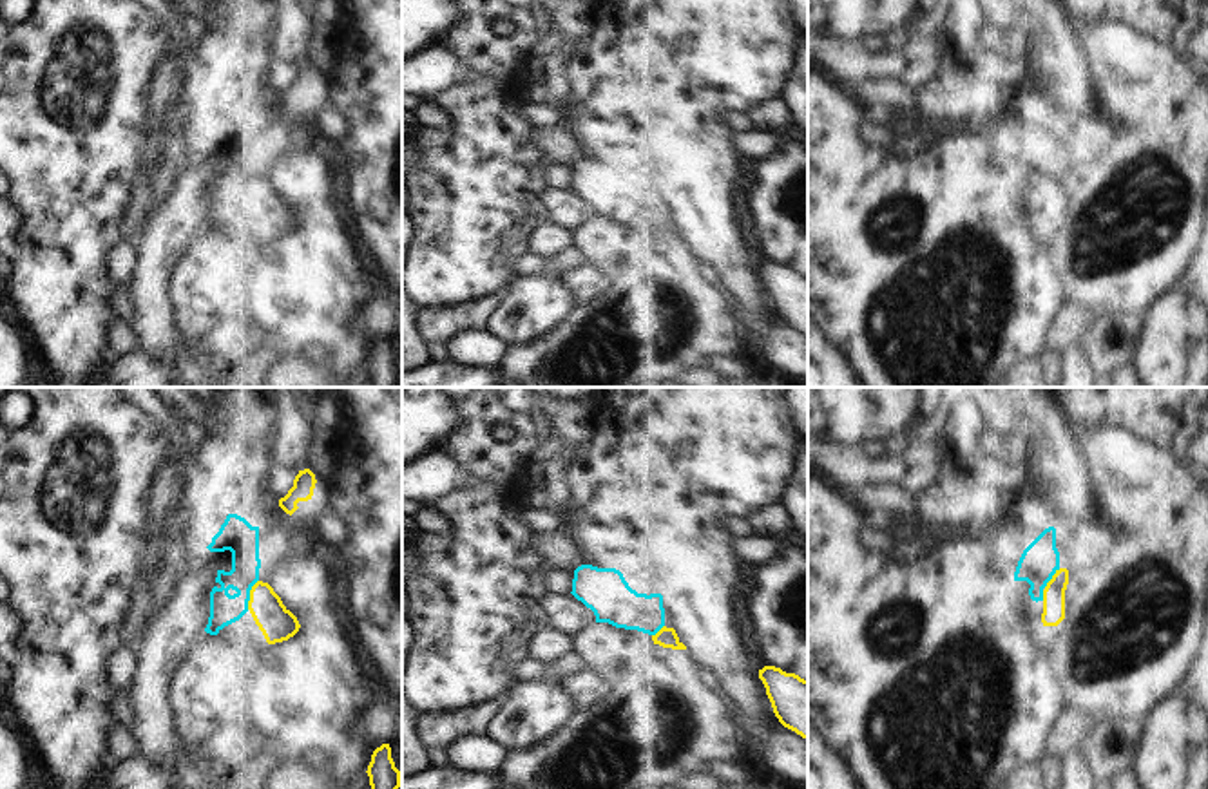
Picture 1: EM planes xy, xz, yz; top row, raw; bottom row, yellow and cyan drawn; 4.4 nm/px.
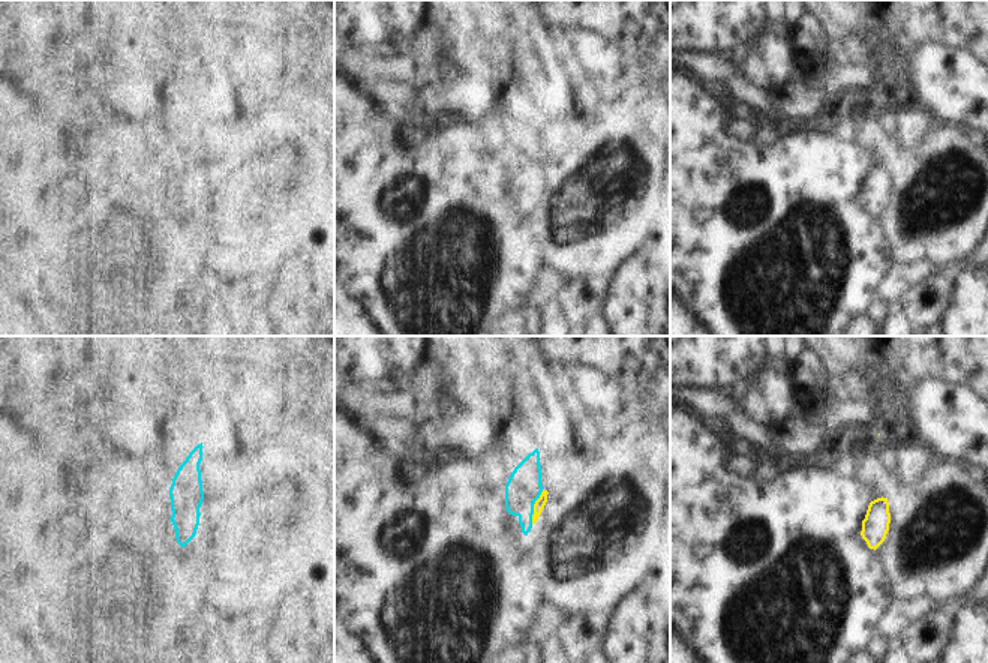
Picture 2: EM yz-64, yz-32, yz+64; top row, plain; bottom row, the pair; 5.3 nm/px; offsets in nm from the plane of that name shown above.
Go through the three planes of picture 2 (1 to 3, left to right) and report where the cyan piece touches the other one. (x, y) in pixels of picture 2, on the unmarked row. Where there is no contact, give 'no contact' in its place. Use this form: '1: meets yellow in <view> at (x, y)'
1: no contact
2: meets yellow in yz-32 at (534, 171)
3: no contact

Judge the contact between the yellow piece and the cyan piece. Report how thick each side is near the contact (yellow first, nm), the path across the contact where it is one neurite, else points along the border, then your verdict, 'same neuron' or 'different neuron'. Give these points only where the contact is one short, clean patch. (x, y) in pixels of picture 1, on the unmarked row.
calibres 150 and 150 nm; way xy (278, 219), (250, 189), (241, 134); same neuron

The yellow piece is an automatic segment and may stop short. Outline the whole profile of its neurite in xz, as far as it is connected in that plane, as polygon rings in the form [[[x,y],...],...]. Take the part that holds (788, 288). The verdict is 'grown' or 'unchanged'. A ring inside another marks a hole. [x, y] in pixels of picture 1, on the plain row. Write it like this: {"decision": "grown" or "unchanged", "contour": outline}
{"decision": "unchanged", "contour": [[[775,261],[759,264],[779,317],[808,335],[808,275]]]}

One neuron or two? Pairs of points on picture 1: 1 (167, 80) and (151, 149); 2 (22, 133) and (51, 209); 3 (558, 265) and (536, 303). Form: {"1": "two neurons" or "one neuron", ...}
{"1": "one neuron", "2": "one neuron", "3": "two neurons"}

